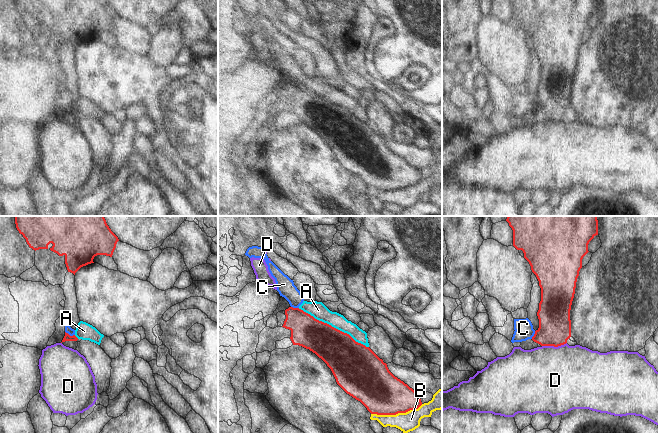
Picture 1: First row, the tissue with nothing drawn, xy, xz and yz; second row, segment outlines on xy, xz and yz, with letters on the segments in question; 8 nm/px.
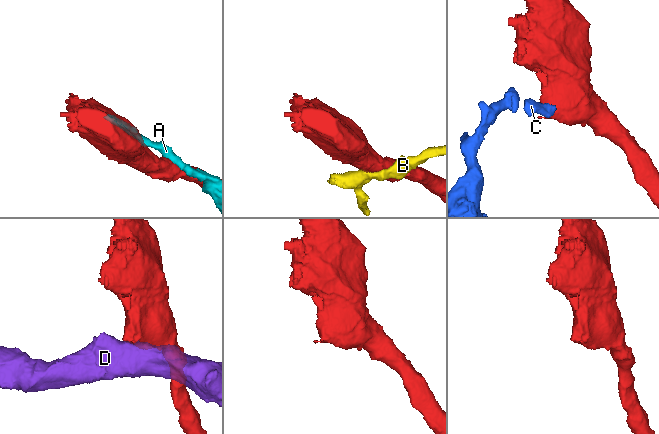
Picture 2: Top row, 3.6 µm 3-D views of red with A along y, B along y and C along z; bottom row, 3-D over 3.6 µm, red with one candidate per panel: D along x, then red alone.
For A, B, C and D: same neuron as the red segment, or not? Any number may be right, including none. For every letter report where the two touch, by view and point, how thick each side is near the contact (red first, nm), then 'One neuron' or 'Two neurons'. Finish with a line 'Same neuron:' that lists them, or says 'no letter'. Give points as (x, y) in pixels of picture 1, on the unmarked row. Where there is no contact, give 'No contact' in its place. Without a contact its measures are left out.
A: Touches red at xz (333, 103). Thickness 300 nm (red) against 140 nm. Two neurons
B: Touches red at xz (396, 189). Thickness 340 nm (red) against 160 nm. Two neurons
C: Touches red at xy (69, 111). Thickness 60 nm (red) against 60 nm. Two neurons
D: Touches red at yz (554, 122). Thickness 260 nm (red) against 500 nm. Two neurons
Same neuron: no letter.

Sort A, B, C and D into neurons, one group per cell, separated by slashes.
A C / B / D

